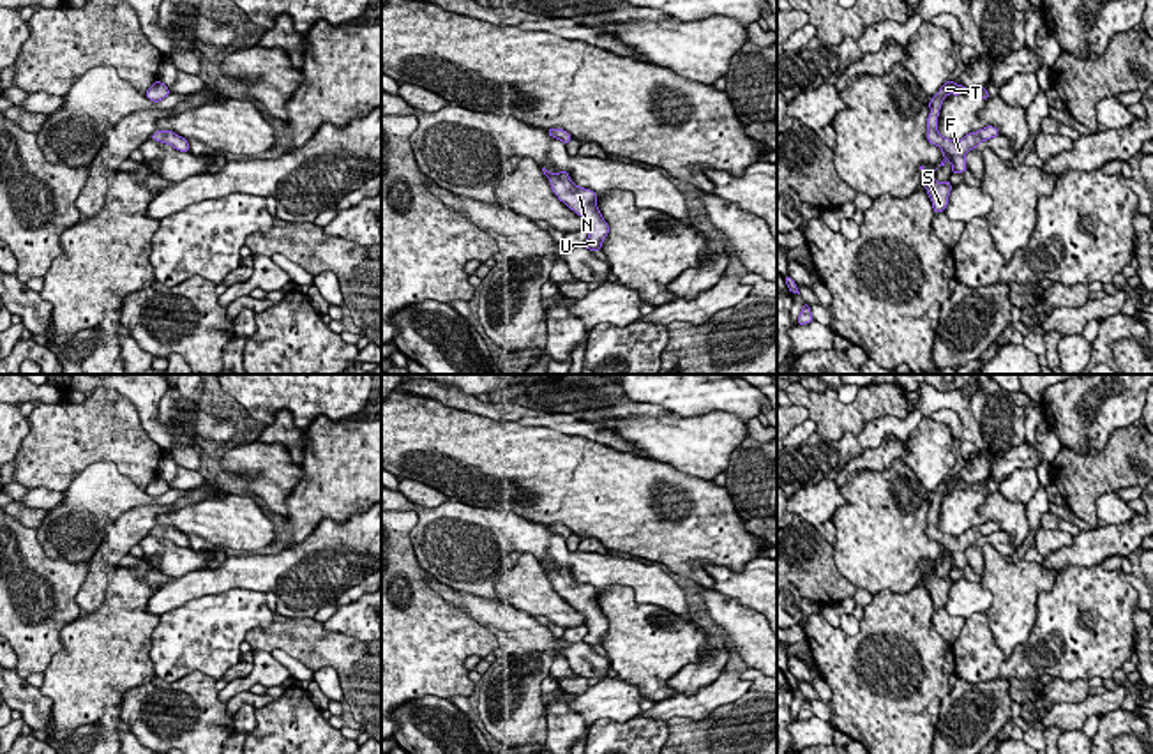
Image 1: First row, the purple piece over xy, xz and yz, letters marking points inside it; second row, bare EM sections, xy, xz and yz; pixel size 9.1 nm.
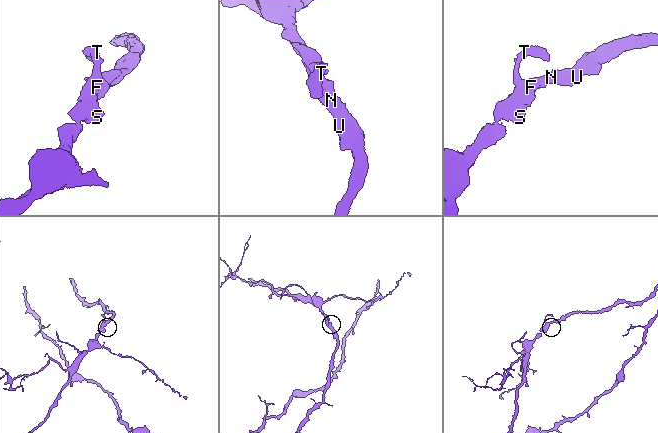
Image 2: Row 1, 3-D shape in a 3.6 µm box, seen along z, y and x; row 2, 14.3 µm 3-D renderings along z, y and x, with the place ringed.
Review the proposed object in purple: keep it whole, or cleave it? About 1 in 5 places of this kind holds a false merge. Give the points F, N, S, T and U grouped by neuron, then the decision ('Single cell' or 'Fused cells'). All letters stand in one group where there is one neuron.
Groups: F N S T U. Single cell

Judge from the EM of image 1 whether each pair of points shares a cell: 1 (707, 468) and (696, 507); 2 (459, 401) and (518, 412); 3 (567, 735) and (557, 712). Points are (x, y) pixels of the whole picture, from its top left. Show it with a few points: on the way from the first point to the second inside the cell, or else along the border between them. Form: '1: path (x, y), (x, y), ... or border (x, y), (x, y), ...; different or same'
1: border (664, 463), (712, 481); different
2: path (474, 405), (504, 412); same
3: path (565, 730), (560, 717); same

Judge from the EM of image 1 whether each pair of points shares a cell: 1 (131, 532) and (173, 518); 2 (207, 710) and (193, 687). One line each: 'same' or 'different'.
1: different
2: same

